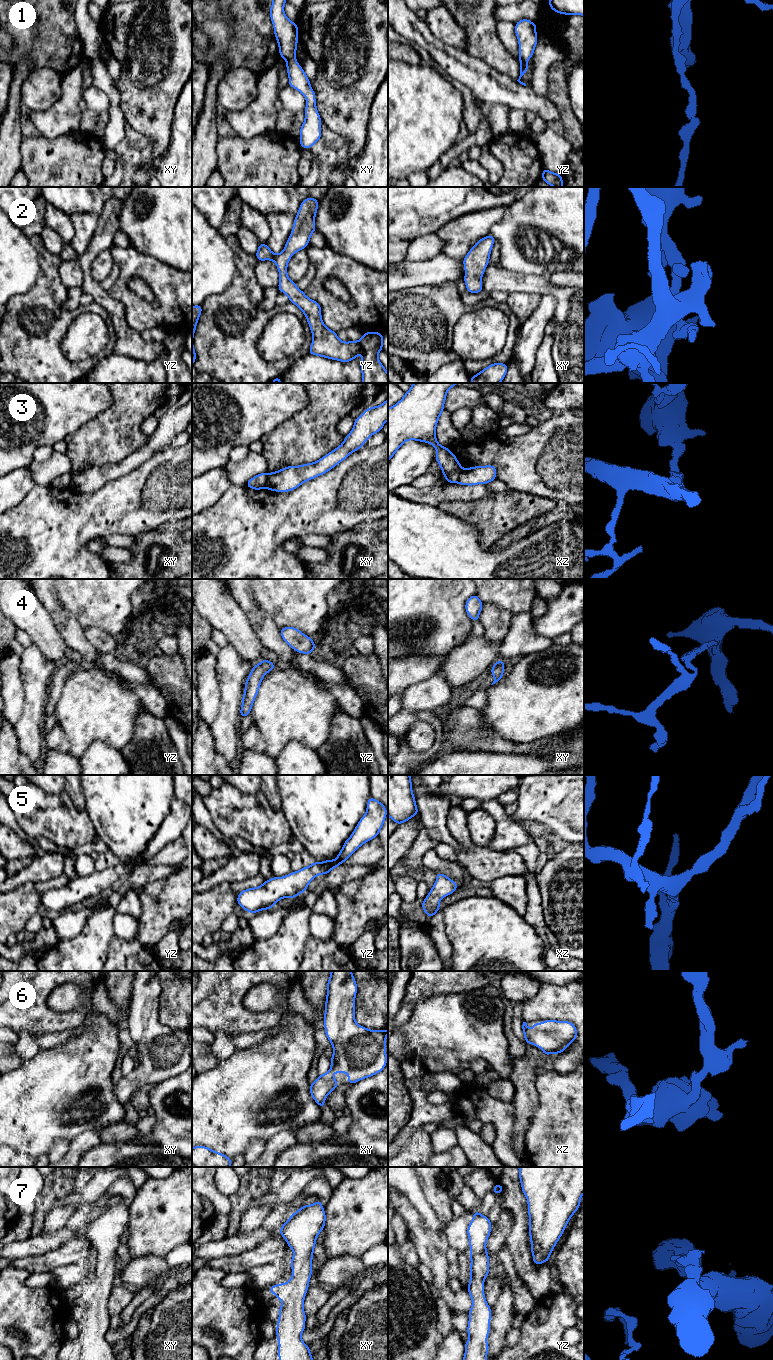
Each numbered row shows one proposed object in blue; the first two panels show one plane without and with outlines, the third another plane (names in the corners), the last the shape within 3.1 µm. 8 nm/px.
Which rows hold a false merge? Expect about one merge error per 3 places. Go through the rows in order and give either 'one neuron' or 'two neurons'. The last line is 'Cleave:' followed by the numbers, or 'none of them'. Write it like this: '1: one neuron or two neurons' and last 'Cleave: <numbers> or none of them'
1: one neuron
2: one neuron
3: two neurons
4: one neuron
5: one neuron
6: one neuron
7: one neuron
Cleave: 3

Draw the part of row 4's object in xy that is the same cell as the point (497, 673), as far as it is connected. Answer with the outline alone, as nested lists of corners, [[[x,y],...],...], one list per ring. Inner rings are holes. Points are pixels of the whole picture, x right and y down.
[[[499,660],[498,662],[496,662],[492,668],[491,668],[491,673],[494,677],[494,681],[491,685],[495,684],[496,682],[500,681],[503,674],[504,674],[504,661],[503,660]]]

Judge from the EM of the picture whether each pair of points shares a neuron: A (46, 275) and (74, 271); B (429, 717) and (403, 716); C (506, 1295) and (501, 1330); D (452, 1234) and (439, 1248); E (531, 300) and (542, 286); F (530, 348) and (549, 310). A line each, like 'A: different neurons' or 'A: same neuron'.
A: different neurons
B: same neuron
C: same neuron
D: different neurons
E: different neurons
F: same neuron

